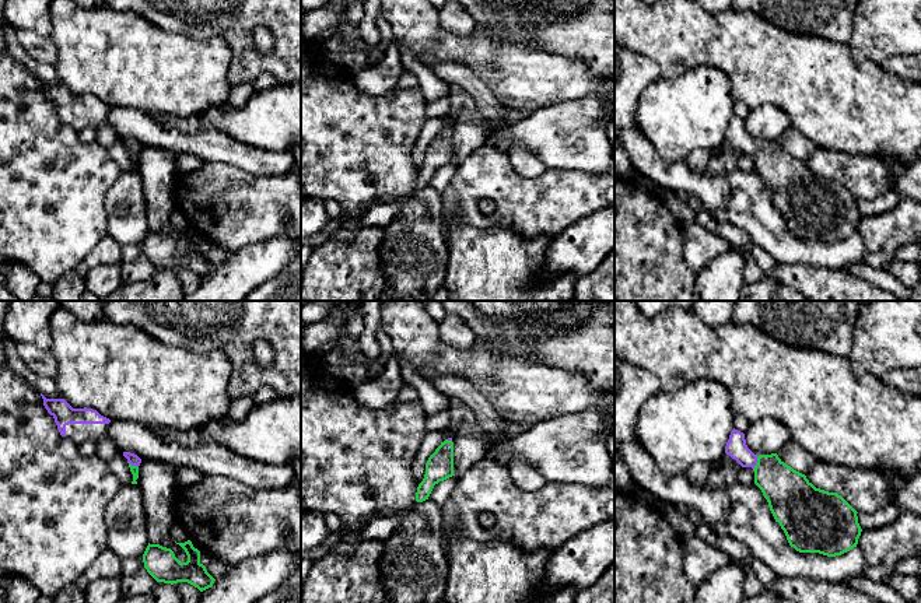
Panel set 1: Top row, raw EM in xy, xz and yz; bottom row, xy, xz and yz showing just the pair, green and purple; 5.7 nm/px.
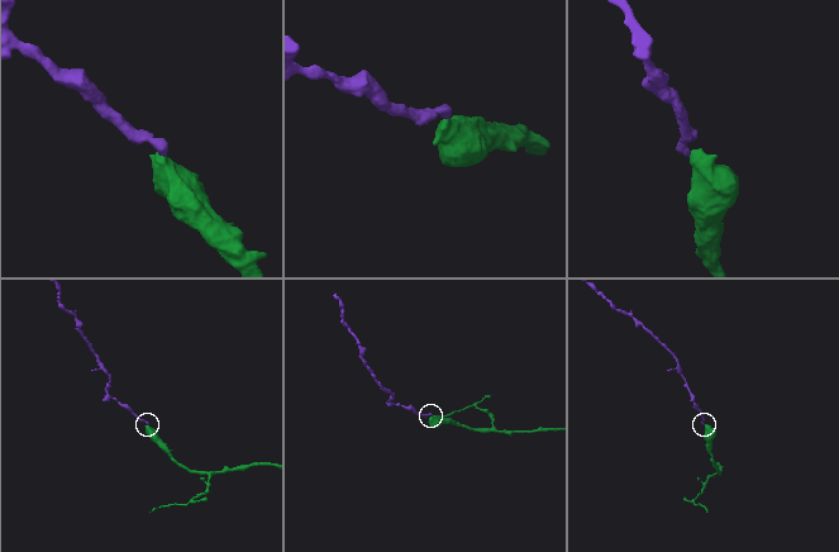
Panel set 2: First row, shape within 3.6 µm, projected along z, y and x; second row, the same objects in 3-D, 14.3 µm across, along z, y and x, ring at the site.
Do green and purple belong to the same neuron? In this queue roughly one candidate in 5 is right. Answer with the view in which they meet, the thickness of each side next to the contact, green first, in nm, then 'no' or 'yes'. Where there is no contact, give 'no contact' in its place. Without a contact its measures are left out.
contact in yz; calibres 260 and 120 nm; yes

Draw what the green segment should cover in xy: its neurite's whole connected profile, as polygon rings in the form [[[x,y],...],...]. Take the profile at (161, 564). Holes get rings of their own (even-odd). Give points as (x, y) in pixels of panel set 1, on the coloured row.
[[[190,540],[176,544],[185,550],[188,555],[186,562],[181,562],[171,548],[148,543],[143,554],[143,562],[147,572],[157,582],[171,585],[178,582],[188,582],[200,592],[211,588],[216,579],[200,562],[200,551],[193,547]]]

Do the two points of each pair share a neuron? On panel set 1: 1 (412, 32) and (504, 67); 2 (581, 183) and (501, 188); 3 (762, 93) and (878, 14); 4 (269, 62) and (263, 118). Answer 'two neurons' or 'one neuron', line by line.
1: one neuron
2: one neuron
3: two neurons
4: two neurons

